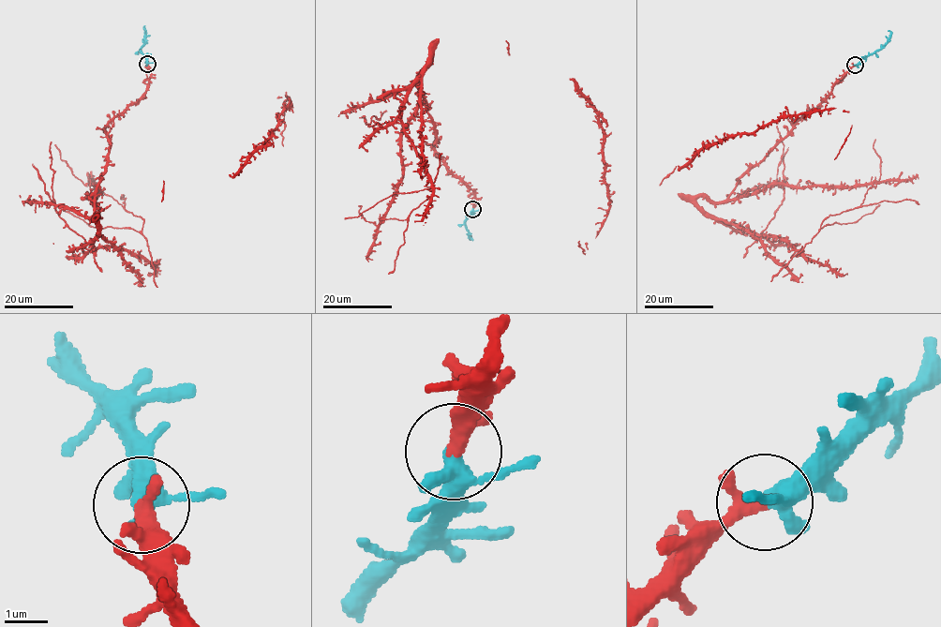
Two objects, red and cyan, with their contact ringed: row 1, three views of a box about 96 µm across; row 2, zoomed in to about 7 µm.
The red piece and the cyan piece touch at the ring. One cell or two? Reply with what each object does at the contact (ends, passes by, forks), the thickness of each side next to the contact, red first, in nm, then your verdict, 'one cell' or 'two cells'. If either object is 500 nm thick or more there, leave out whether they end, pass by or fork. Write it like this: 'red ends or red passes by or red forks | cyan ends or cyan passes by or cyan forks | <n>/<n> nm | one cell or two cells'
red passes by | cyan passes by | 280/400 nm | one cell

